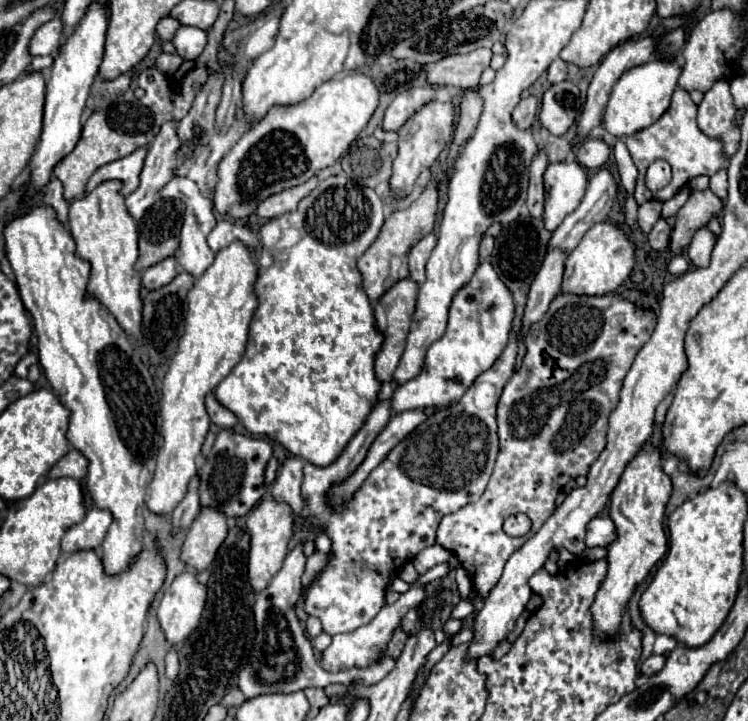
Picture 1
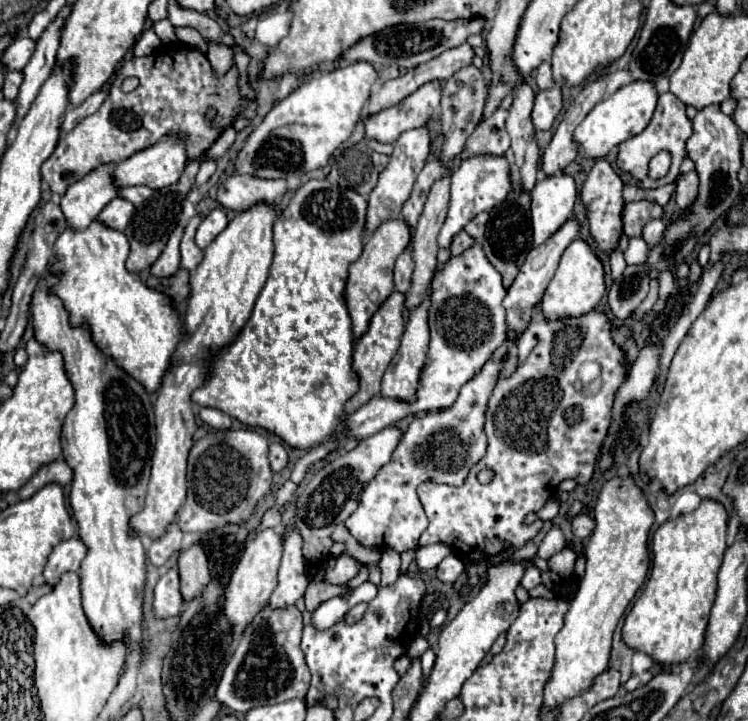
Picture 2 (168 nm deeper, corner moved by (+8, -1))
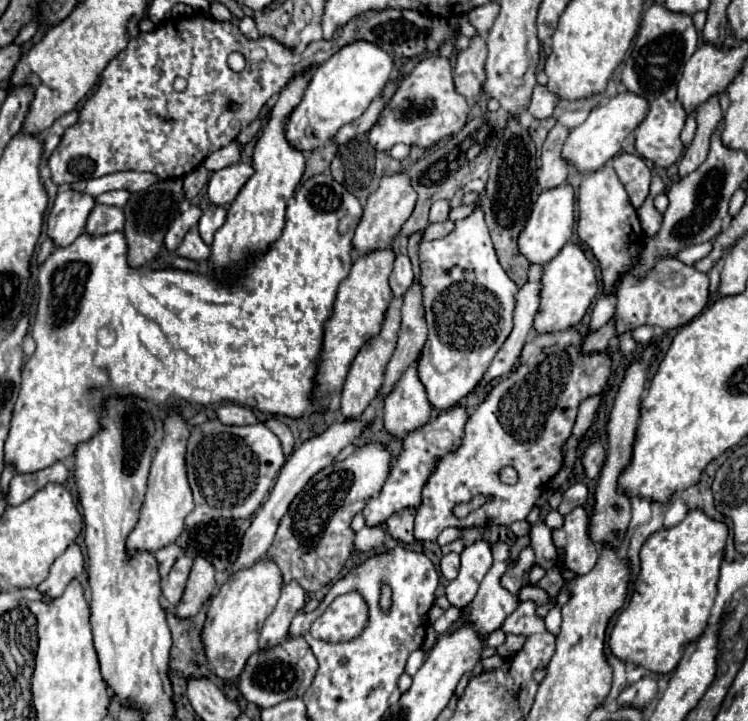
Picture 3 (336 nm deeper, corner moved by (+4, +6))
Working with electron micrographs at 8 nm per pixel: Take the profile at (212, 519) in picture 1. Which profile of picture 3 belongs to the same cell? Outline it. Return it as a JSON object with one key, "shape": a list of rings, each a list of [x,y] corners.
{"shape":[[[197,556],[193,560],[193,568],[191,568],[191,574],[187,580],[187,588],[183,592],[181,602],[175,608],[175,614],[179,618],[195,616],[199,612],[199,608],[211,598],[213,588],[215,588],[215,568],[207,558]]]}

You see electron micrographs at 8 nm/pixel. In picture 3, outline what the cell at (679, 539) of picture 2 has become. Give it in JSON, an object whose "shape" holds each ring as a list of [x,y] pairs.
{"shape":[[[691,510],[683,522],[673,528],[661,528],[641,548],[641,574],[635,584],[635,594],[631,596],[629,606],[619,614],[609,646],[615,656],[625,662],[635,662],[645,666],[651,672],[665,674],[675,670],[679,660],[683,658],[685,646],[701,636],[707,626],[711,606],[717,596],[717,580],[719,568],[723,562],[723,548],[727,540],[727,524],[709,518],[703,510]]]}

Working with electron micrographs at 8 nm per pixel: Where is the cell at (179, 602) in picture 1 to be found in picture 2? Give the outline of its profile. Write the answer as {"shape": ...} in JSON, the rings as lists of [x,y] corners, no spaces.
{"shape":[[[177,567],[169,569],[155,587],[153,611],[157,617],[175,617],[181,613],[181,593],[179,593],[179,571]]]}

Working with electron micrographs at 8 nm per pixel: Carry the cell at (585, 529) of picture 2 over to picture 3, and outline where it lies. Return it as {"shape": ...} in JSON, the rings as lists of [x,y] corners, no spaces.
{"shape":[[[575,508],[565,516],[565,524],[559,530],[553,530],[553,542],[557,548],[565,550],[565,566],[575,574],[587,574],[599,558],[595,544],[587,536],[589,516],[585,508]]]}

